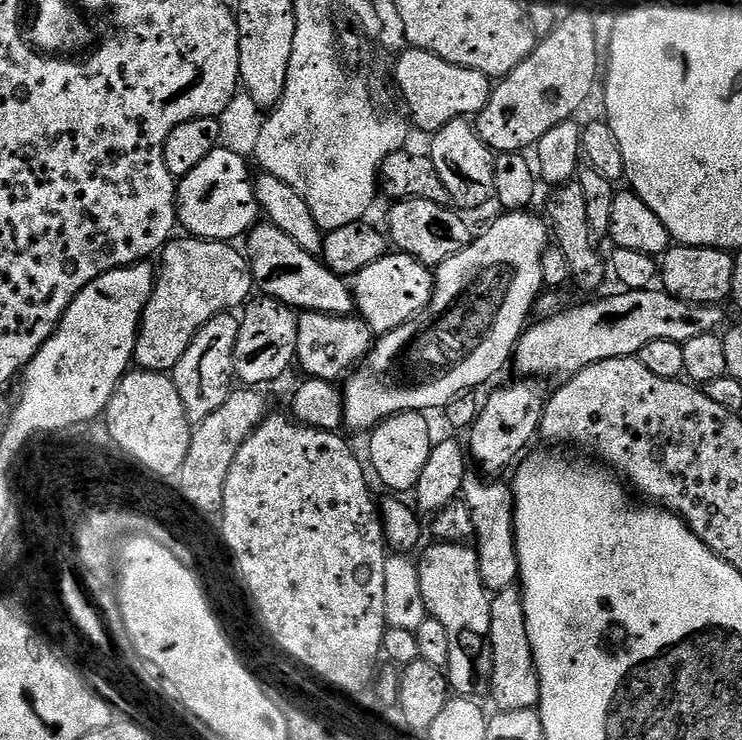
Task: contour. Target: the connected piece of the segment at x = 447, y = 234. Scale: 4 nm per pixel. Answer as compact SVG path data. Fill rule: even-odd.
M398 200L391 207L386 227L391 243L423 264L435 266L446 262L446 258L456 256L474 239L474 232L468 229L467 222L460 217L463 215L451 207L429 200Z

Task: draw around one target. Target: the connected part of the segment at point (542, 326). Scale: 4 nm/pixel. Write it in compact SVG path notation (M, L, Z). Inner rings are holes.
M643 288L637 292L620 290L617 293L617 296L604 296L581 308L557 310L551 316L537 319L537 324L529 323L514 353L514 368L516 364L519 375L524 378L575 376L586 366L610 358L636 356L646 342L658 342L658 338L684 345L690 338L716 332L724 320L723 307L686 302L663 290Z

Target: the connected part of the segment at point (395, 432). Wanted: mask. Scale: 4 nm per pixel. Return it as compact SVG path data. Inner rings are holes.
M403 412L386 418L371 429L367 437L369 438L367 463L370 468L372 463L377 478L392 491L389 493L411 493L416 487L418 478L422 478L422 466L426 466L426 458L430 458L434 447L434 440L428 437L428 419L423 412Z

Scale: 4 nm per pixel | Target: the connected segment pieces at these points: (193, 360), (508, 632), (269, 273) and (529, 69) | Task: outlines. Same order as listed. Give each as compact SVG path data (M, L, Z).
M221 314L215 316L213 320L206 322L206 326L202 326L197 330L196 336L186 350L186 354L182 354L178 366L172 369L170 375L172 381L176 383L176 389L184 403L186 418L189 424L195 426L201 424L206 418L210 418L210 414L214 414L214 410L218 410L218 406L222 406L222 402L226 402L226 398L233 392L234 373L232 367L234 366L234 346L238 342L239 329L240 321L235 315Z
M513 586L495 593L491 597L490 606L490 634L489 642L493 650L493 672L490 699L501 712L514 710L533 710L540 702L540 679L536 663L532 657L530 638L526 634L526 614L524 613L524 598L519 587Z
M271 222L257 223L247 233L247 240L246 255L252 271L252 282L263 295L300 312L321 312L327 316L353 315L356 300L352 297L349 281L331 272L320 256L311 256L302 250L302 246L298 246L294 238L282 234L278 226Z
M572 12L560 19L553 25L550 35L543 37L537 43L536 49L515 68L510 75L503 77L493 87L492 97L488 99L488 105L475 117L474 127L477 134L486 142L486 146L493 153L501 152L524 152L531 149L540 139L542 134L554 130L562 122L573 119L576 111L588 100L592 87L597 87L598 72L596 67L601 67L602 60L596 57L596 43L598 37L595 34L592 14L587 12Z

